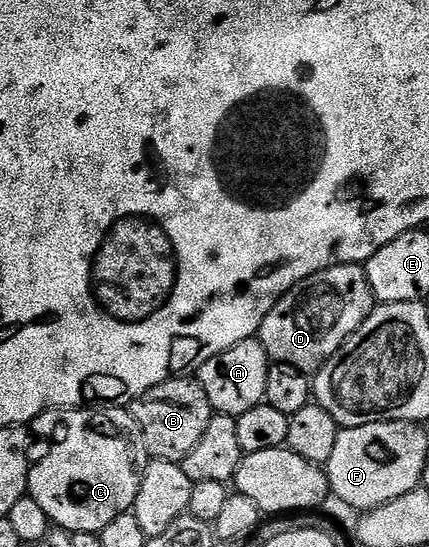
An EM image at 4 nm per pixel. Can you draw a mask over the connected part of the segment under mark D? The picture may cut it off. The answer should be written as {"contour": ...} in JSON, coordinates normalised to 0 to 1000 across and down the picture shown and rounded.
{"contour":[[[772,481],[767,490],[709,508],[648,547],[615,581],[606,620],[632,660],[732,684],[839,603],[874,561],[846,484]]]}

